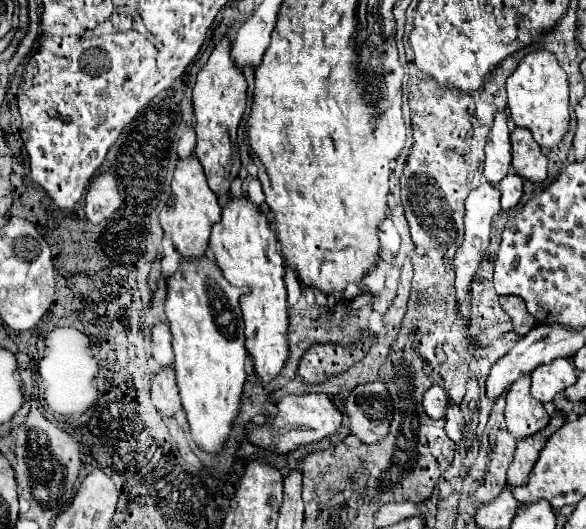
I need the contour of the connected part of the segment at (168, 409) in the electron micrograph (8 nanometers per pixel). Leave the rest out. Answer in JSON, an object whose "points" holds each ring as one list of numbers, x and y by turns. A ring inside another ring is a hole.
{"points":[[165,368,159,374,155,374,151,384,151,398,157,412,163,418,173,418,181,410,181,400,179,400,173,368]]}

